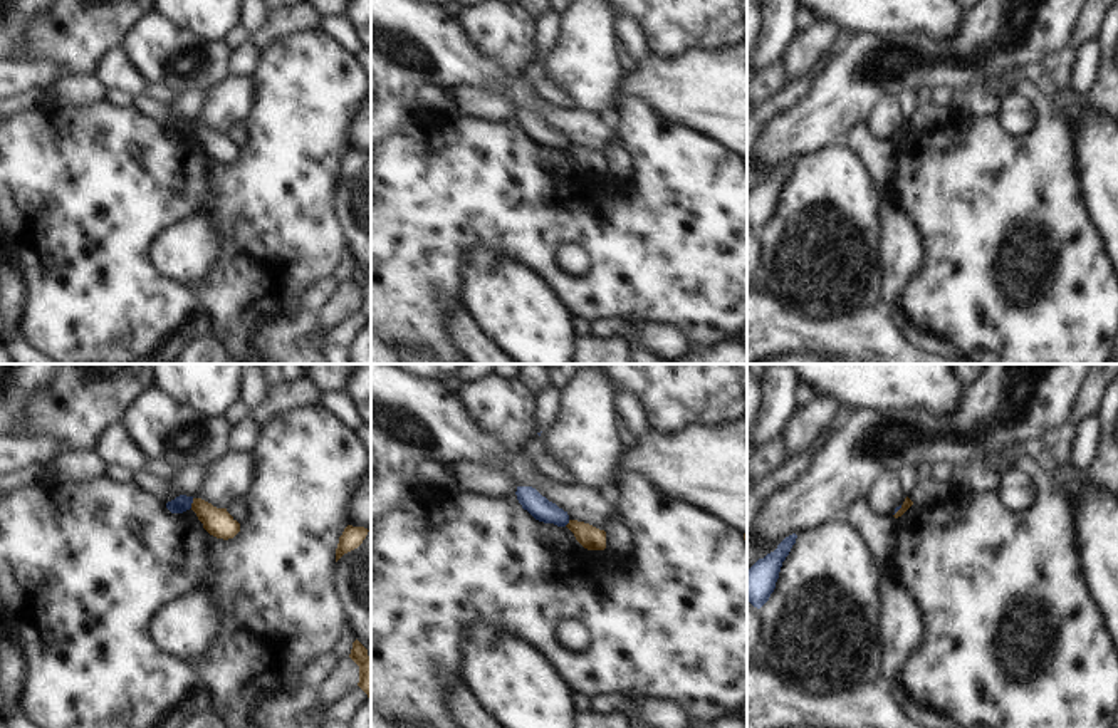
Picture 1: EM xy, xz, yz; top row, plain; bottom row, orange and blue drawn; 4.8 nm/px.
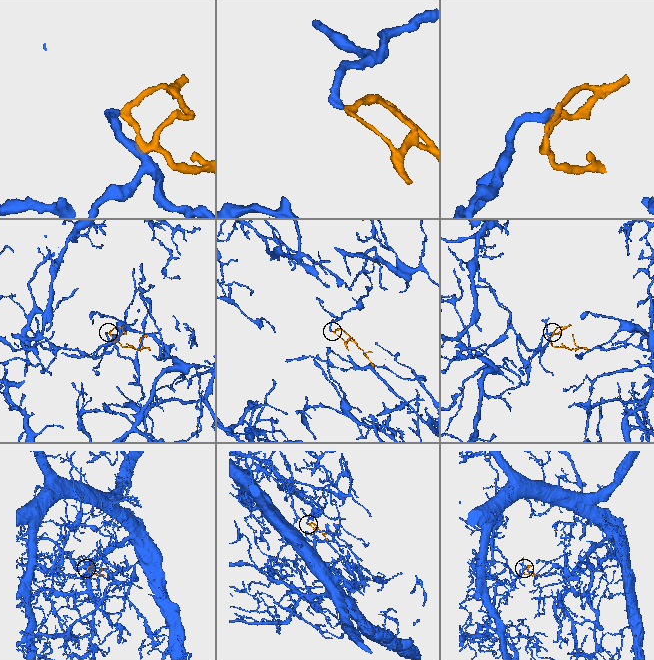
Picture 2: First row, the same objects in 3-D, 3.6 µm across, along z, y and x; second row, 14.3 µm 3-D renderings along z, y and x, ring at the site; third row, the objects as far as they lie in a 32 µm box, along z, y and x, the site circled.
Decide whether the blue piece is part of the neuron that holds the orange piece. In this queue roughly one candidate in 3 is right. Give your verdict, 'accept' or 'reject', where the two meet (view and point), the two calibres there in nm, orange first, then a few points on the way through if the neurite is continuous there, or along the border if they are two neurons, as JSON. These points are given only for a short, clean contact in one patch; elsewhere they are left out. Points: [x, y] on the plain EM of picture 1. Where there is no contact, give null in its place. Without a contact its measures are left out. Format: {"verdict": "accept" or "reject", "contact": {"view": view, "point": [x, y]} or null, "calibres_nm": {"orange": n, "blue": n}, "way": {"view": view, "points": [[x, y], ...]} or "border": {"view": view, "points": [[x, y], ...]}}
{"verdict": "reject", "contact": {"view": "xy", "point": [192, 128]}, "calibres_nm": {"orange": 140, "blue": 80}, "border": {"view": "xy", "points": [[193, 123], [190, 131]]}}

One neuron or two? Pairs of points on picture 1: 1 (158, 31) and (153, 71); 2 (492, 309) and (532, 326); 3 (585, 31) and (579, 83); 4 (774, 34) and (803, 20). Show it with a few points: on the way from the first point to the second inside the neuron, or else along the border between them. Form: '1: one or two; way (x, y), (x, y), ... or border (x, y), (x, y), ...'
1: one; way (156, 41), (156, 61)
2: one; way (502, 309), (522, 317)
3: one; way (585, 44), (585, 69)
4: two; border (794, 17), (798, 31)

